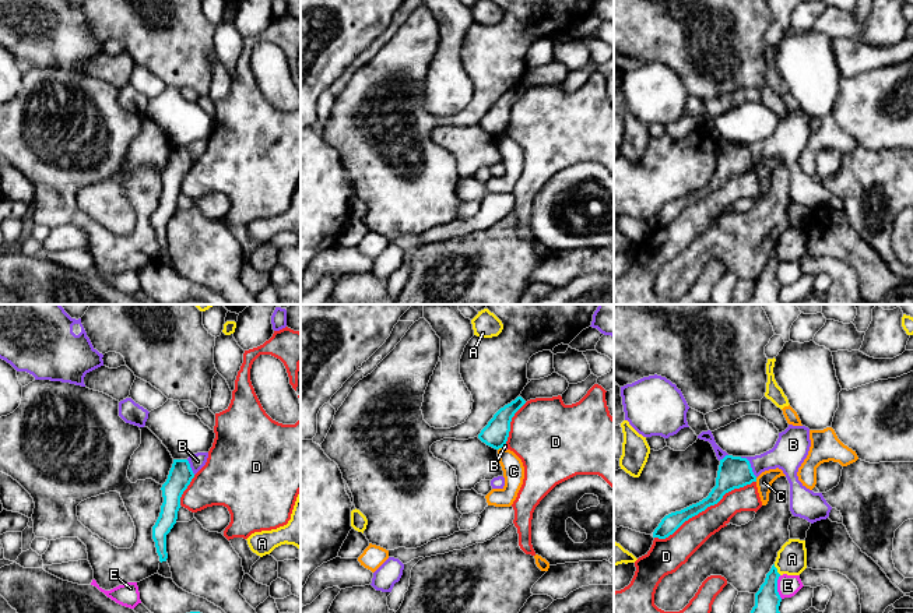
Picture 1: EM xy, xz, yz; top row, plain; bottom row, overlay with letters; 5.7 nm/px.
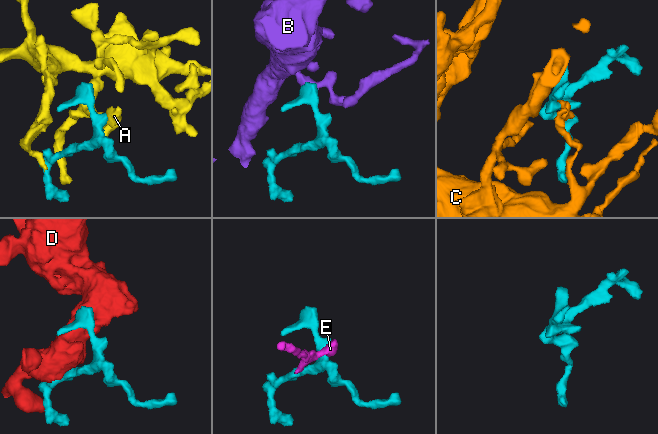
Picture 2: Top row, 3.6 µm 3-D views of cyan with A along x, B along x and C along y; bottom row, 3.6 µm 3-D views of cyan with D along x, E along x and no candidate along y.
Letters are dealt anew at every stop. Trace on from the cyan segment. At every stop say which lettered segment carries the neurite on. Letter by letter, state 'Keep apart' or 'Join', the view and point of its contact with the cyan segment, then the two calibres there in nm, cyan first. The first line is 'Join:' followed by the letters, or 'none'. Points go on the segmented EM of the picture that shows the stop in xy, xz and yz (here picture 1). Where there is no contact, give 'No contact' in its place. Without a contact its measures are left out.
Join: none
A: Keep apart. Touches cyan at yz (776, 570). Thickness 140 nm (cyan) against 180 nm
B: Keep apart. Touches cyan at yz (750, 465). Thickness 190 nm (cyan) against 190 nm
C: Keep apart. Touches cyan at xz (499, 447). Thickness 150 nm (cyan) against 130 nm
D: Keep apart. Touches cyan at yz (705, 508). Thickness 160 nm (cyan) against 170 nm
E: Keep apart. Touches cyan at yz (776, 587). Thickness 140 nm (cyan) against 130 nm

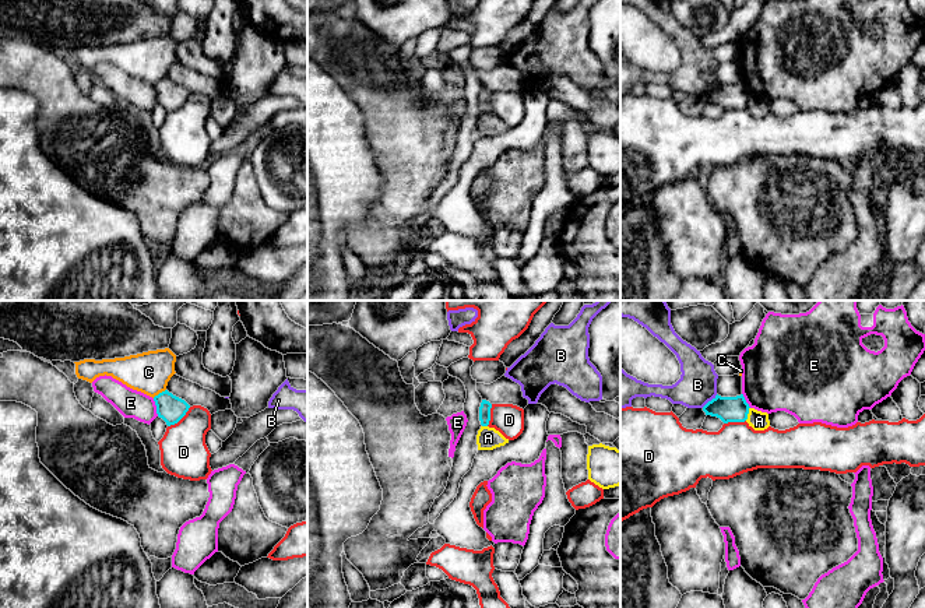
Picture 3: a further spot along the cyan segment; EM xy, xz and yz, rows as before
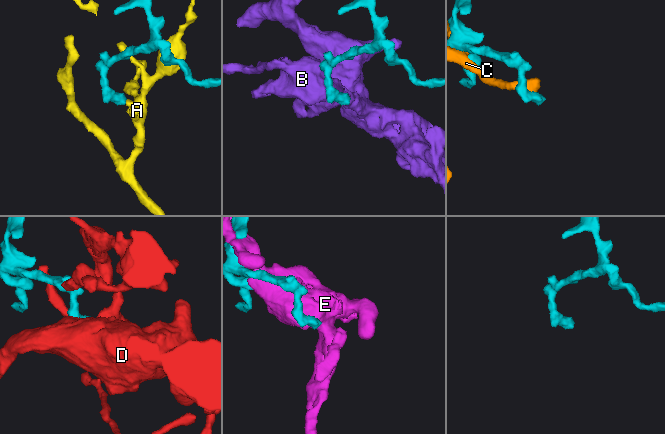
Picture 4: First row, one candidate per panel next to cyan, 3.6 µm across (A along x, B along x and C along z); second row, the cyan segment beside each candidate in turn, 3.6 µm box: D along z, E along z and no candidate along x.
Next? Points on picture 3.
Join: none
A: Keep apart. Touches cyan at yz (748, 413). Thickness 140 nm (cyan) against 110 nm
B: Keep apart. Touches cyan at yz (709, 401). Thickness 140 nm (cyan) against 220 nm
C: Keep apart. Touches cyan at xy (159, 393). Thickness 160 nm (cyan) against 240 nm
D: Keep apart. Touches cyan at xy (179, 420). Thickness 160 nm (cyan) against 280 nm
E: Keep apart. Touches cyan at xy (157, 407). Thickness 160 nm (cyan) against 160 nm

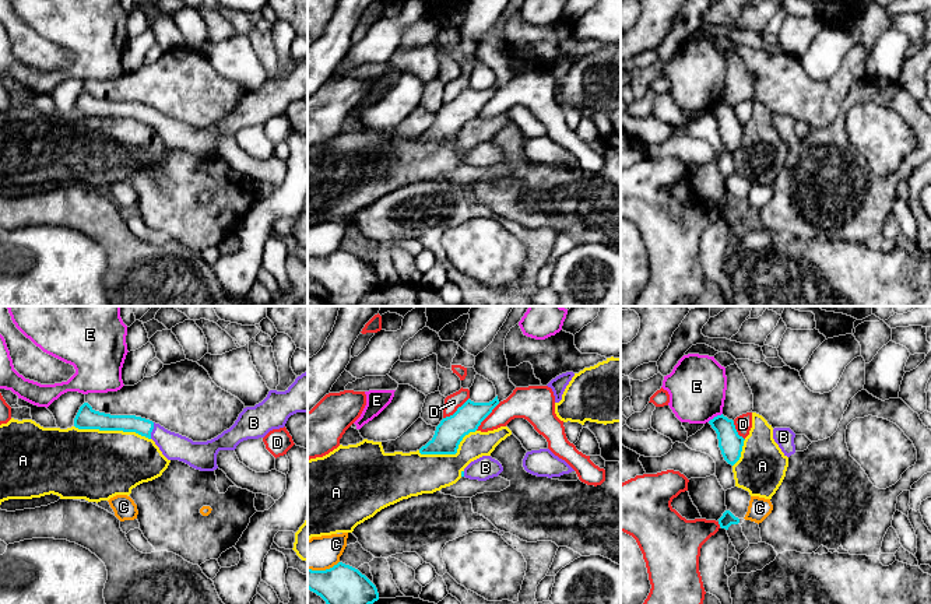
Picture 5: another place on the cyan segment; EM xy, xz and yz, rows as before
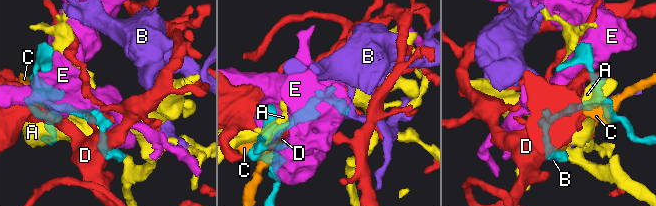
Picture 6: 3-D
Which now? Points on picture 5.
Join: B
A: Keep apart. Touches cyan at xy (112, 429). Thickness 130 nm (cyan) against 400 nm
B: Join. Touches cyan at xy (151, 431). Thickness 100 nm (cyan) against 160 nm
C: Keep apart. Touches cyan at xz (323, 571). Thickness 220 nm (cyan) against 190 nm
D: Keep apart. Touches cyan at xz (457, 410). Thickness 160 nm (cyan) against 90 nm
E: Keep apart. Touches cyan at yz (715, 417). Thickness 140 nm (cyan) against 340 nm

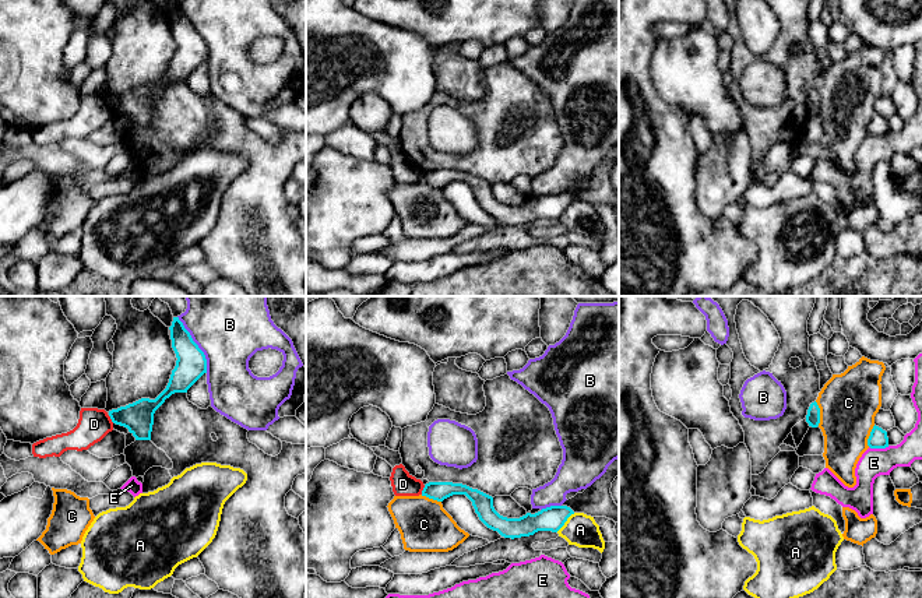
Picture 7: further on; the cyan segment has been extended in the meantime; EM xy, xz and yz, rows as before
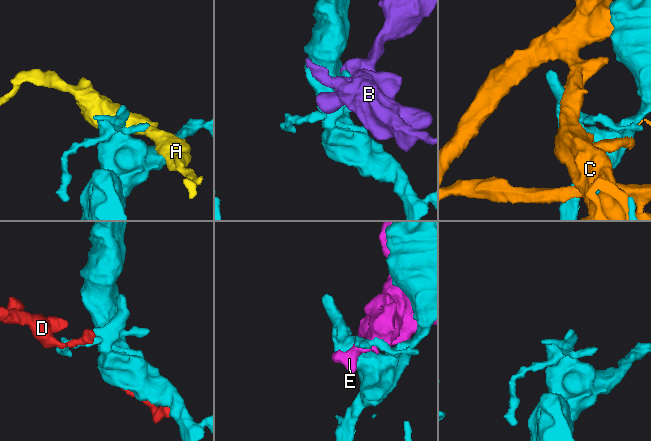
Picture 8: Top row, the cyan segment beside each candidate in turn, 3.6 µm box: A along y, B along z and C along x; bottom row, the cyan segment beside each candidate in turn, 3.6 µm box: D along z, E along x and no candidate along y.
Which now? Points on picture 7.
Join: none
A: Keep apart. Touches cyan at xz (566, 520). Thickness 140 nm (cyan) against 190 nm
B: Keep apart. Touches cyan at xy (196, 344). Thickness 170 nm (cyan) against 480 nm
C: Keep apart. Touches cyan at yz (819, 414). Thickness 80 nm (cyan) against 340 nm
D: Keep apart. Touches cyan at xz (423, 489). Thickness 110 nm (cyan) against 130 nm
E: Keep apart. Touches cyan at yz (879, 447). Thickness 110 nm (cyan) against 160 nm

